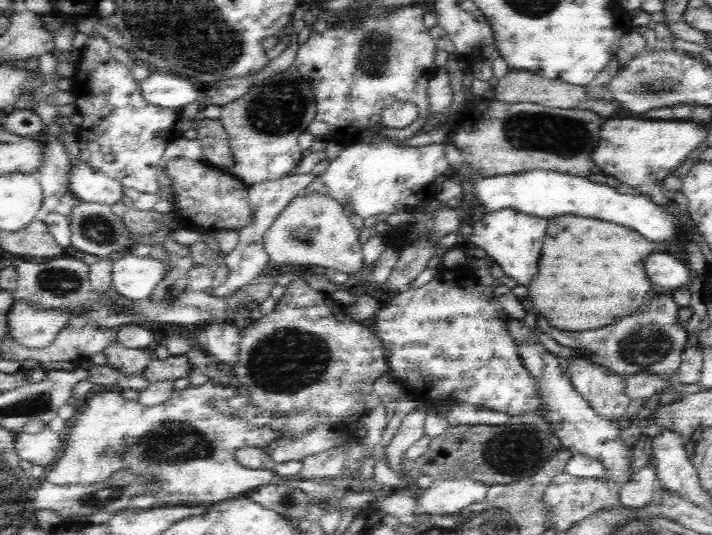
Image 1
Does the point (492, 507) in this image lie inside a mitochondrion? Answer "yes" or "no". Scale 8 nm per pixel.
no

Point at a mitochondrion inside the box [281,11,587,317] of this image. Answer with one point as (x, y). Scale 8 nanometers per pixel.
(377, 48)

